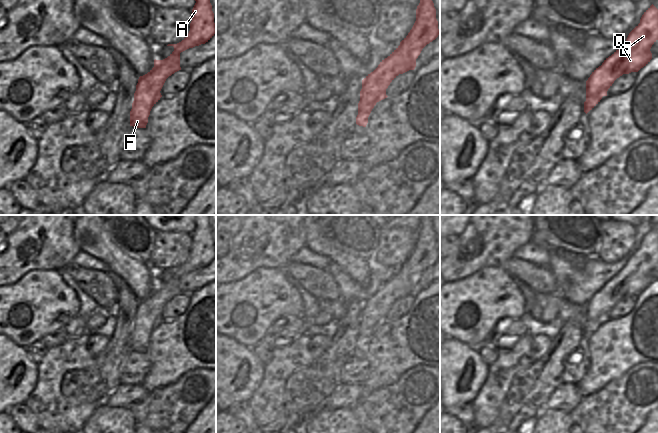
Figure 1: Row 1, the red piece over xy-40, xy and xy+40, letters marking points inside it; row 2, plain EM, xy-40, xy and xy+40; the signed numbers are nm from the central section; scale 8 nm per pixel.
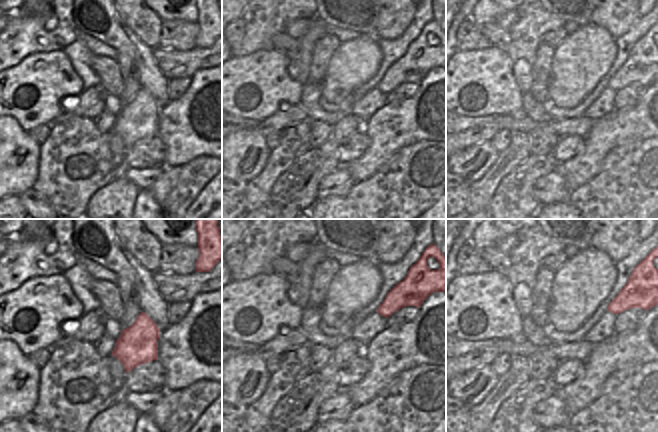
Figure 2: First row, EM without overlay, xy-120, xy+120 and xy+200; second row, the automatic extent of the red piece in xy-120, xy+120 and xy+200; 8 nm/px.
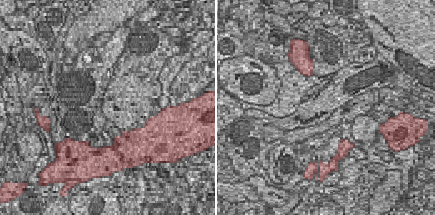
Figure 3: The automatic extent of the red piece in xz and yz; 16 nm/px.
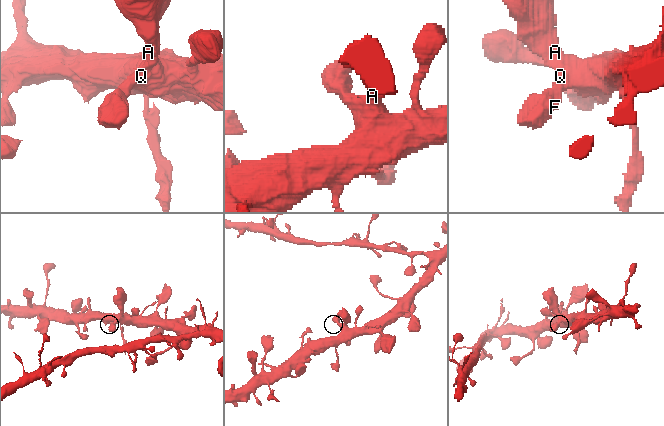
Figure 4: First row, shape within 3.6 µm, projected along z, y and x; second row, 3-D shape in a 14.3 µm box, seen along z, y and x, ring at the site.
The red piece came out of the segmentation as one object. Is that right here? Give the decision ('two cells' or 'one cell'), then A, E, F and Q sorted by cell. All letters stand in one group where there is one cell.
one cell | A E F Q

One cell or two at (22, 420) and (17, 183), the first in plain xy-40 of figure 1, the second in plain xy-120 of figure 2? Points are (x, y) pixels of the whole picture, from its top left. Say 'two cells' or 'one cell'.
two cells

